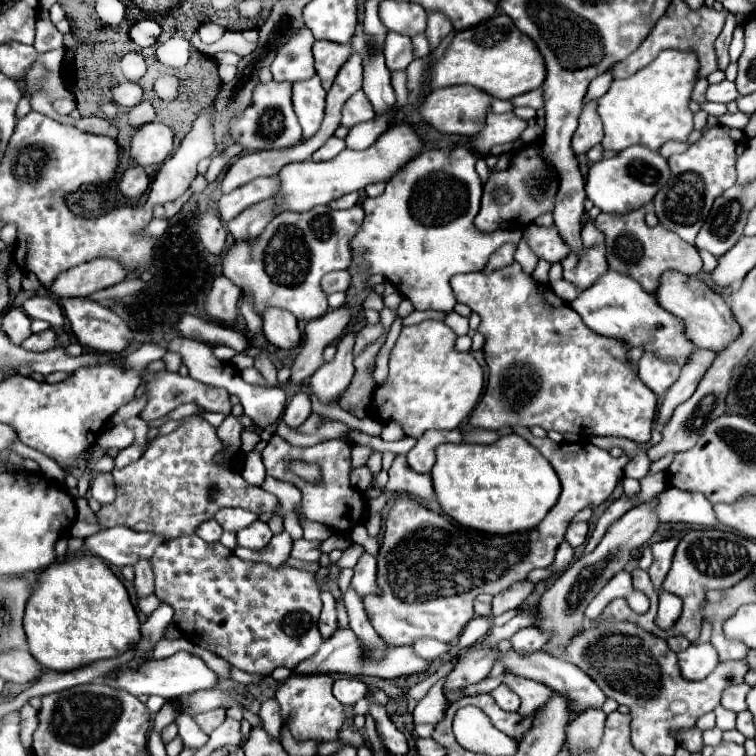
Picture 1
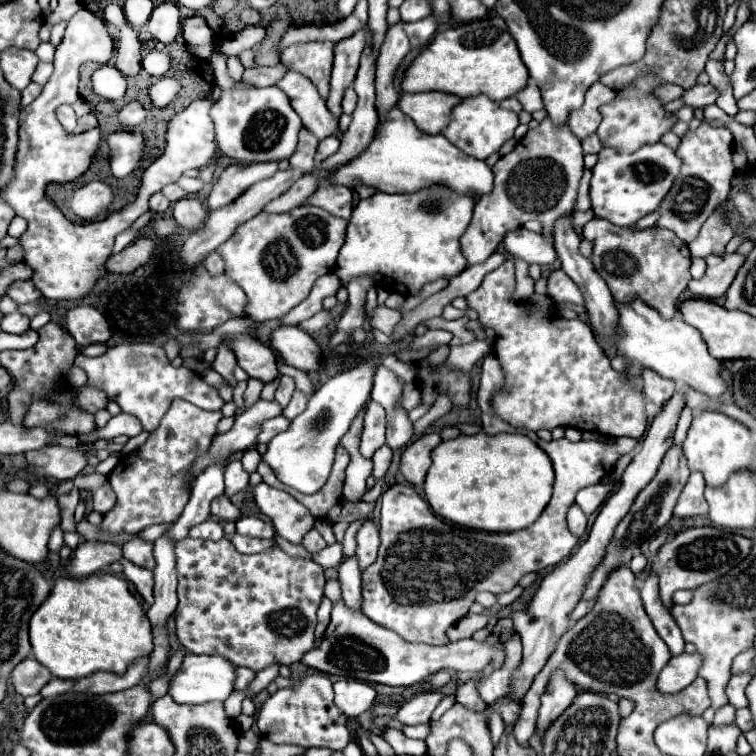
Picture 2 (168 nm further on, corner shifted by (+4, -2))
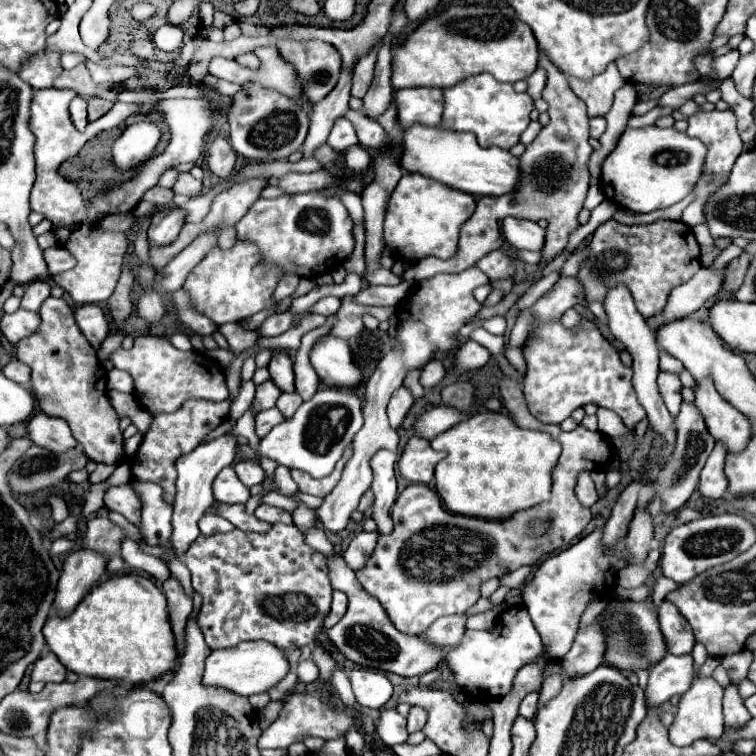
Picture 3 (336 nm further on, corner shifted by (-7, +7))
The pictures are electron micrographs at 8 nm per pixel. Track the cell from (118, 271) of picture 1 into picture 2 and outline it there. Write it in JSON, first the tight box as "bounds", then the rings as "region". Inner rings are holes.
{"bounds":[103,238,155,274],"region":[[[139,238],[135,244],[127,246],[123,252],[109,256],[109,260],[105,262],[103,270],[105,274],[131,274],[135,272],[139,266],[143,266],[151,252],[155,250],[155,242],[149,238]]]}

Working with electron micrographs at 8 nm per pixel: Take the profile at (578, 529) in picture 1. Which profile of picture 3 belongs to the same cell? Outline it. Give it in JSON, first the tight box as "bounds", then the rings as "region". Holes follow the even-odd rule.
{"bounds":[576,471,598,507],"region":[[[580,471],[578,473],[578,483],[576,483],[576,495],[584,507],[592,507],[598,501],[598,493],[594,487],[594,481],[590,477],[590,471]]]}

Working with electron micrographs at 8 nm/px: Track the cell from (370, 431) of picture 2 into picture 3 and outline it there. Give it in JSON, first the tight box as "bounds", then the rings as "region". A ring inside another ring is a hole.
{"bounds":[388,387,414,429],"region":[[[400,387],[400,389],[394,391],[394,395],[388,403],[388,417],[390,417],[392,429],[396,429],[404,421],[404,417],[408,413],[408,409],[412,407],[412,403],[414,403],[414,397],[412,397],[408,387]]]}

